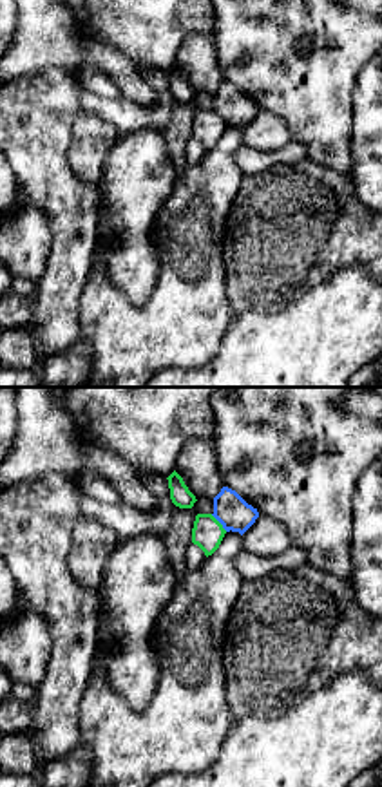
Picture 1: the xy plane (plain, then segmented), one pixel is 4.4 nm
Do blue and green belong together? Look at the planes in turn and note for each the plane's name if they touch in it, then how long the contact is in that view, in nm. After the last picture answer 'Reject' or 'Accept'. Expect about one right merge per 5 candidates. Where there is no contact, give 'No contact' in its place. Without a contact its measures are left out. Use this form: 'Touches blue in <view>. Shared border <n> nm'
Touches blue in xy. Shared border 110 nm

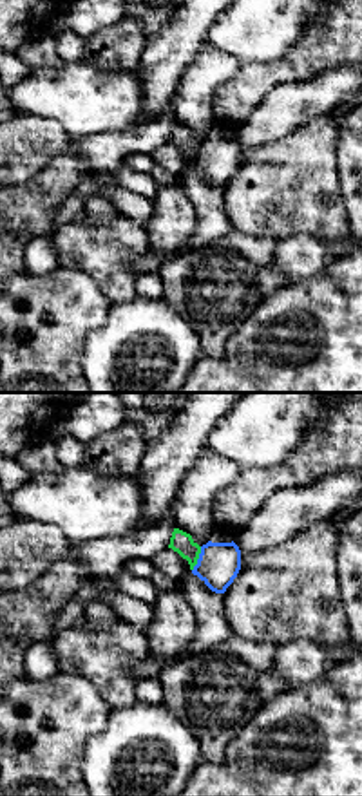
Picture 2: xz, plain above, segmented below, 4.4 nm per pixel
Touches blue in xz. Shared border 120 nm

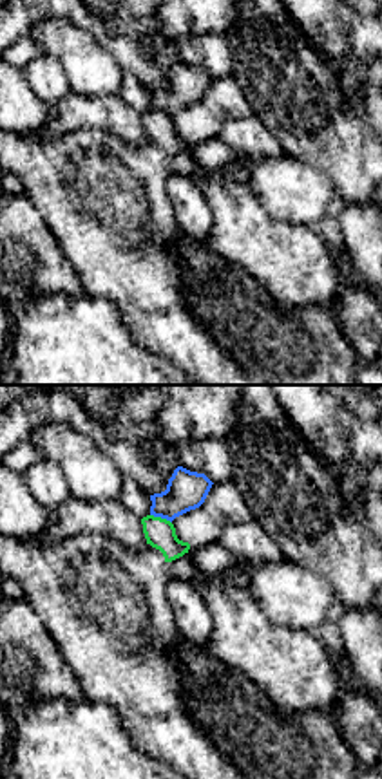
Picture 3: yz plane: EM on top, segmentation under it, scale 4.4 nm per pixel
Touches blue in yz. Shared border 100 nm

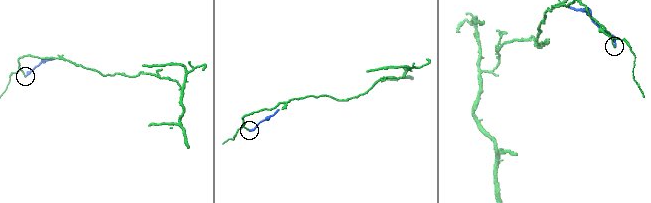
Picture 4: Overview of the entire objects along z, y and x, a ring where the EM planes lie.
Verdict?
Reject

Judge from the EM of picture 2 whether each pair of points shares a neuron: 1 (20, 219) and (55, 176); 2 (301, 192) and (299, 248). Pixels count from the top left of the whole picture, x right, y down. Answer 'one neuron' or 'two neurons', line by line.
1: one neuron
2: two neurons

